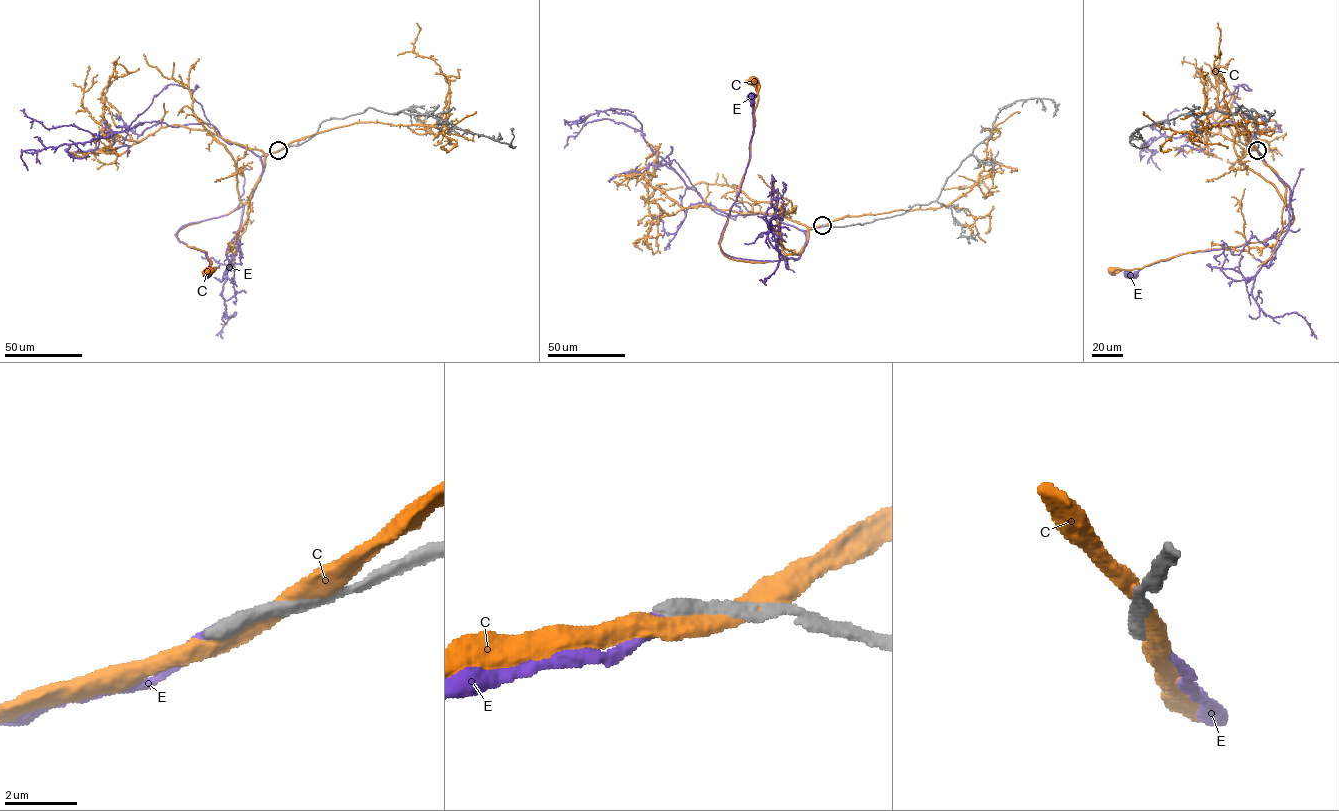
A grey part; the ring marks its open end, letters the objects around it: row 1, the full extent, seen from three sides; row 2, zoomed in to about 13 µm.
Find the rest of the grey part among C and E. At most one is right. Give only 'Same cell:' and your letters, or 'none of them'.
Same cell: E

